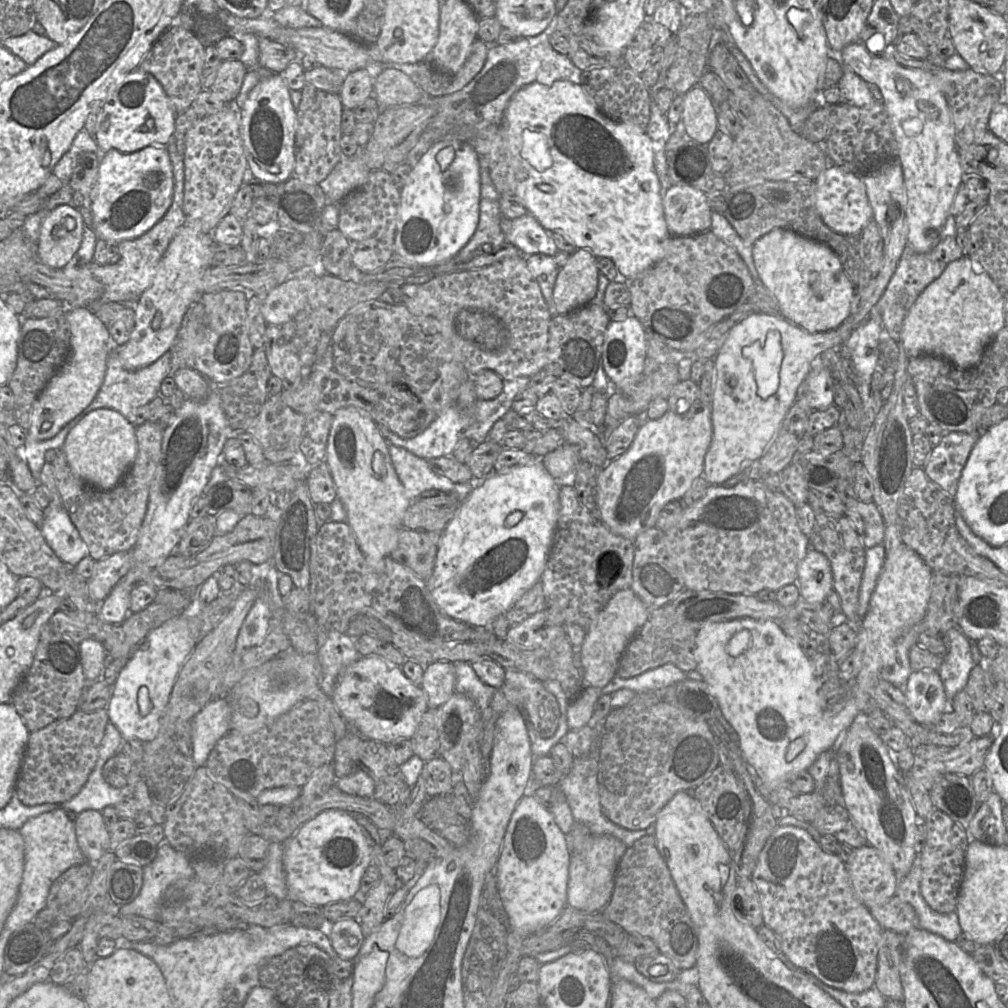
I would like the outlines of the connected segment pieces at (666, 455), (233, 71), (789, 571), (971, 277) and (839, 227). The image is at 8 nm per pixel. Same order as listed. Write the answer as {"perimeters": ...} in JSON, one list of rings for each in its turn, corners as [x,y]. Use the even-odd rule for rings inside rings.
{"perimeters":[[[[701,400],[691,404],[690,409],[684,414],[676,414],[669,410],[662,417],[644,423],[629,450],[619,458],[608,461],[597,478],[597,507],[601,511],[604,525],[615,534],[632,541],[641,532],[654,527],[664,506],[682,498],[693,481],[702,476],[704,459],[711,440],[712,409]]],[[[223,60],[210,90],[225,103],[233,102],[247,72],[248,68],[240,60]]],[[[748,478],[732,486],[710,484],[704,496],[685,508],[680,519],[672,528],[663,531],[665,533],[667,551],[683,579],[686,590],[756,595],[763,589],[777,591],[786,585],[797,584],[798,564],[804,559],[810,549],[810,542],[809,538],[803,534],[798,526],[795,511],[796,506],[782,492],[770,491],[762,483],[761,479]]],[[[969,256],[950,262],[943,273],[918,296],[904,317],[900,341],[908,357],[933,355],[944,358],[959,369],[976,366],[995,335],[1006,326],[1005,294],[992,278]]],[[[830,164],[814,183],[815,207],[823,222],[839,234],[859,237],[865,226],[873,220],[873,211],[862,177]]]]}

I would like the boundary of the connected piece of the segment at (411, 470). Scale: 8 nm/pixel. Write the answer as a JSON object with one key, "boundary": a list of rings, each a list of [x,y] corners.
{"boundary":[[[389,444],[388,450],[405,494],[412,501],[423,491],[430,489],[467,497],[477,482],[454,483],[449,478],[435,473],[427,460],[407,449]]]}

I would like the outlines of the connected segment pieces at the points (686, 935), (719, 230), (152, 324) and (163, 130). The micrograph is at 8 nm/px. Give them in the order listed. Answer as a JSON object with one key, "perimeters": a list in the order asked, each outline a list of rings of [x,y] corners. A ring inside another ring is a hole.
{"perimeters":[[[[645,835],[626,848],[618,863],[610,902],[601,913],[628,934],[638,934],[651,938],[659,951],[672,959],[680,969],[695,966],[699,944],[697,928],[675,886],[666,862],[657,848],[654,835]]],[[[715,211],[711,212],[711,228],[709,231],[737,251],[741,259],[747,265],[752,279],[761,280],[754,265],[752,245],[743,241],[723,215]]],[[[186,224],[176,233],[157,266],[151,286],[135,304],[126,305],[135,310],[135,326],[131,336],[125,345],[117,348],[126,369],[147,367],[171,350],[187,310],[201,294],[202,278],[211,267],[214,244],[212,234],[200,232]]],[[[136,69],[103,102],[94,140],[106,153],[111,149],[132,153],[147,146],[165,147],[175,132],[175,121],[176,112],[159,81]]]]}

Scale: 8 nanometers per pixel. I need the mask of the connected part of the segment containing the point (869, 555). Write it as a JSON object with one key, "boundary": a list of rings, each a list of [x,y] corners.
{"boundary":[[[883,544],[867,548],[865,566],[860,584],[857,615],[859,621],[865,616],[872,593],[885,563],[885,549]]]}

